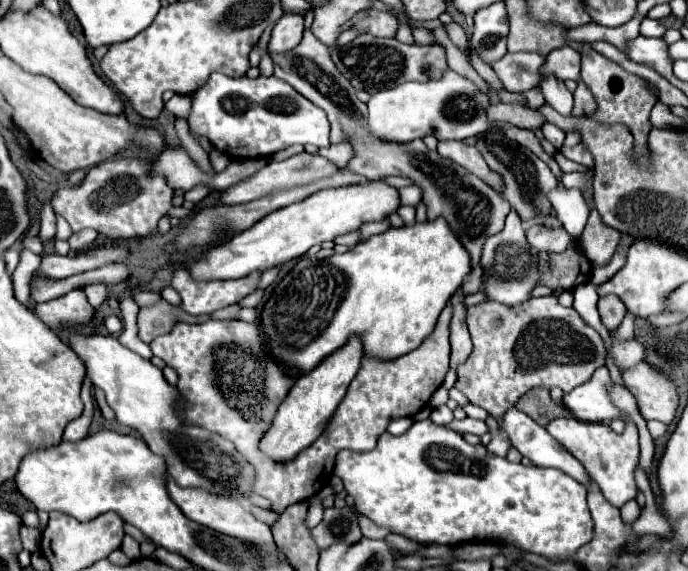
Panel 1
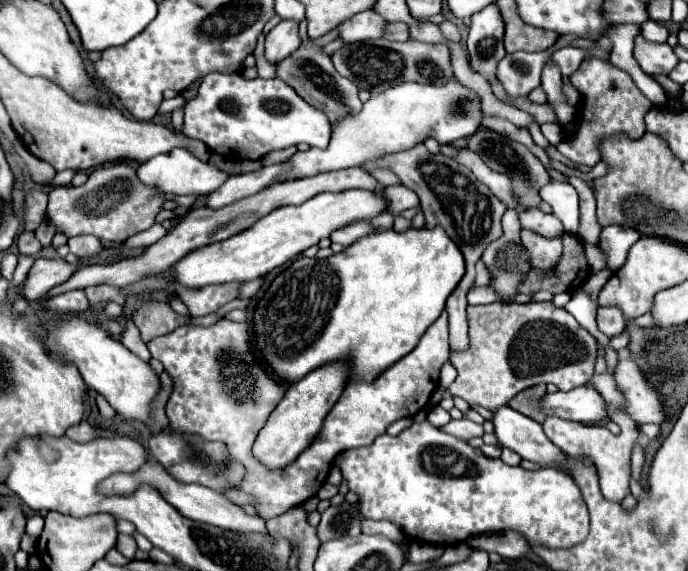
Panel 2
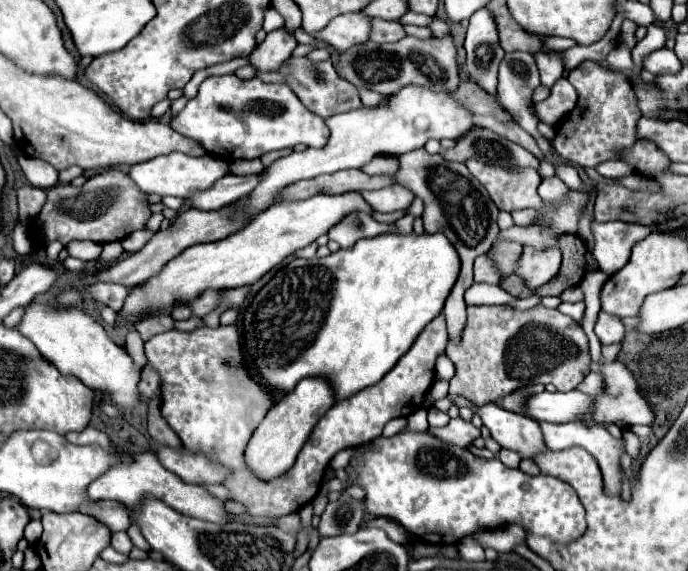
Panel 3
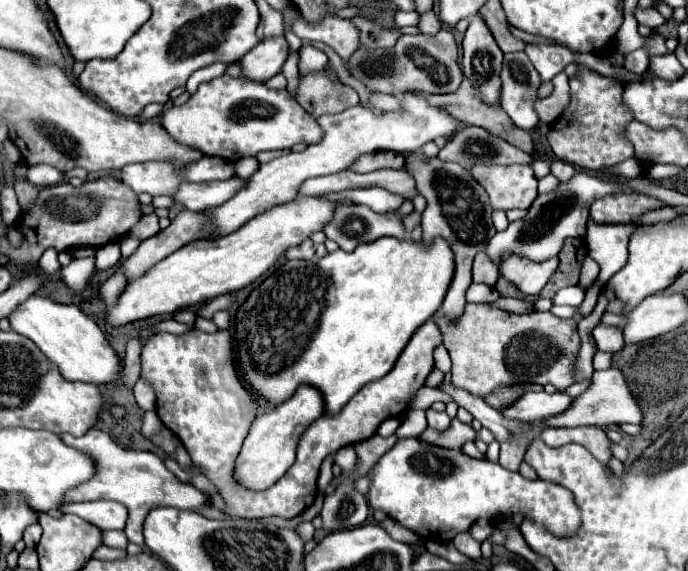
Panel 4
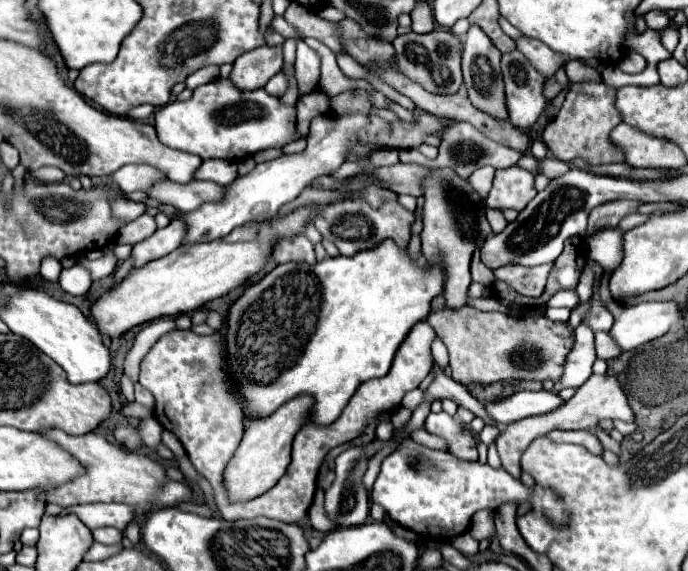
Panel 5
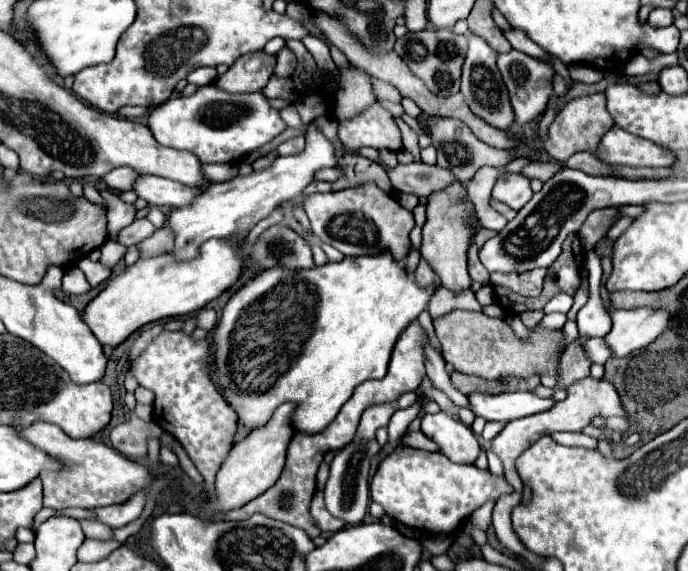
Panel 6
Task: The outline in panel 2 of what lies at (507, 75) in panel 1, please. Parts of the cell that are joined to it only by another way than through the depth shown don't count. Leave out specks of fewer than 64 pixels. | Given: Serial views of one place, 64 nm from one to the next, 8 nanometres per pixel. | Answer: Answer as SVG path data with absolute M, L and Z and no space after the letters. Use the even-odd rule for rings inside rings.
M552 50L544 52L514 52L506 54L498 62L496 76L506 88L506 92L516 98L516 96L528 96L530 90L540 86L540 74L544 64L550 60Z

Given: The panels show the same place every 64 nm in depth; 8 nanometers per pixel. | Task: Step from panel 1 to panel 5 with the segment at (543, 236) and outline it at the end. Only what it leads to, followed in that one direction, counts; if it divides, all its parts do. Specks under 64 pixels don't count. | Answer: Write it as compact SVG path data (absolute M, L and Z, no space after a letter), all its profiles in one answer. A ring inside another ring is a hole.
M508 264L504 268L494 270L494 274L498 280L510 284L516 292L538 298L546 286L546 278L550 270L552 264L542 264L536 268L520 268L520 264Z

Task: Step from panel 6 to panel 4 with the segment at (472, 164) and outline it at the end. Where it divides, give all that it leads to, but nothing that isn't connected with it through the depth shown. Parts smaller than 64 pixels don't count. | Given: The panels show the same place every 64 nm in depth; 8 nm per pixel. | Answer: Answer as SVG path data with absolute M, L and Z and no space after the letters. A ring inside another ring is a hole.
M464 126L460 132L456 132L448 144L438 154L440 160L458 162L466 170L472 166L472 162L482 164L532 164L534 156L522 152L520 148L508 144L506 140L500 140L498 136L492 136L484 128L478 126Z

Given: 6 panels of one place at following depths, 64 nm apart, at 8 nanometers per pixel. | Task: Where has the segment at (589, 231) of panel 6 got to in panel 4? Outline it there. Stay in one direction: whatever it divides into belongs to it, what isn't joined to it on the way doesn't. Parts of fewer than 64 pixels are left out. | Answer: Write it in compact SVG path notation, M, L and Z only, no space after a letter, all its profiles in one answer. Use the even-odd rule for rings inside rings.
M612 194L604 200L596 200L590 208L590 216L598 224L616 224L616 222L634 222L650 210L662 208L664 202L646 194Z

